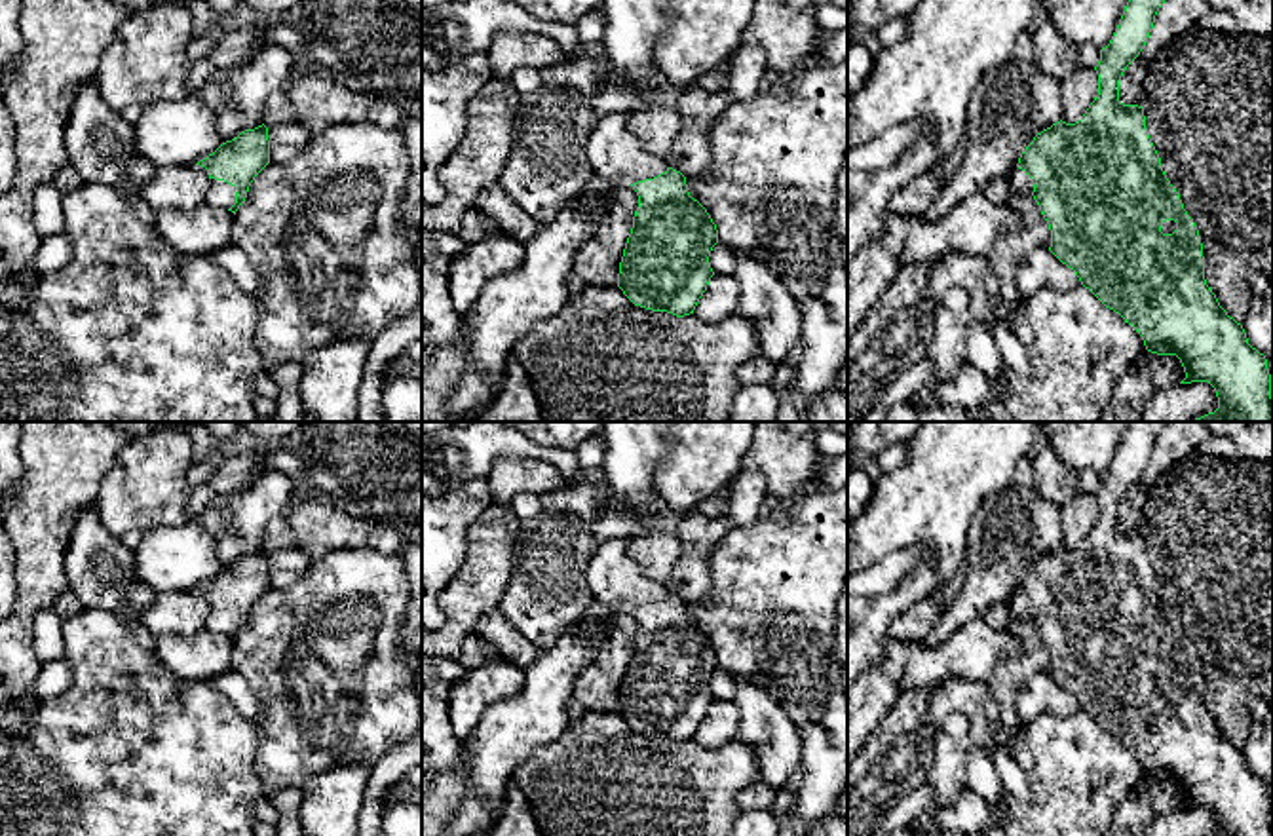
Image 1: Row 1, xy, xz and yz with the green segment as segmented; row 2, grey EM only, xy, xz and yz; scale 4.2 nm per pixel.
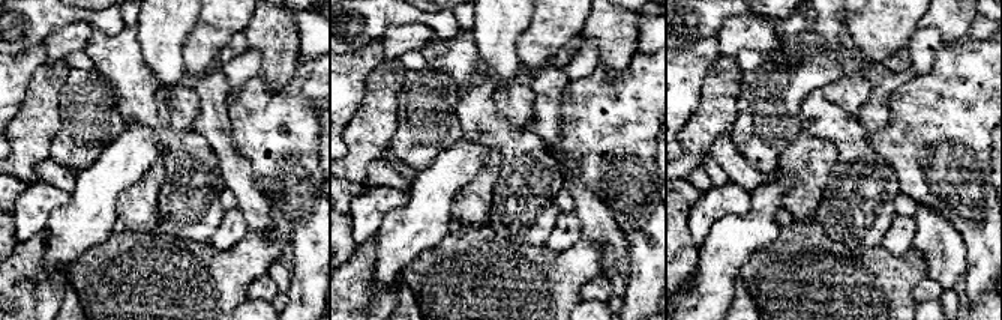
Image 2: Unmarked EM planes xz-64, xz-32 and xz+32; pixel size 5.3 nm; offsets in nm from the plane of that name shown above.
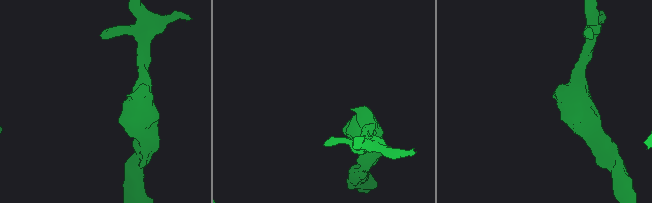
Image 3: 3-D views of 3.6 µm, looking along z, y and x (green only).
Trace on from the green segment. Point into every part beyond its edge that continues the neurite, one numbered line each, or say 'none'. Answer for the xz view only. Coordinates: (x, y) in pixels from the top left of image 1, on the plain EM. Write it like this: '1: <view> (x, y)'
1: xz (614, 578)

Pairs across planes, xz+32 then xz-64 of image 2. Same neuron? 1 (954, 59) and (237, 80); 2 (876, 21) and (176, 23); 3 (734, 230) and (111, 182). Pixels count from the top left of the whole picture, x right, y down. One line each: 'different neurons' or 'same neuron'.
1: different neurons
2: different neurons
3: same neuron

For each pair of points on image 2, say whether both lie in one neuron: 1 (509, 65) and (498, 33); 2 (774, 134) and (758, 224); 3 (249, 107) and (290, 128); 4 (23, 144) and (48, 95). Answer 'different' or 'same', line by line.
1: same
2: different
3: same
4: same

